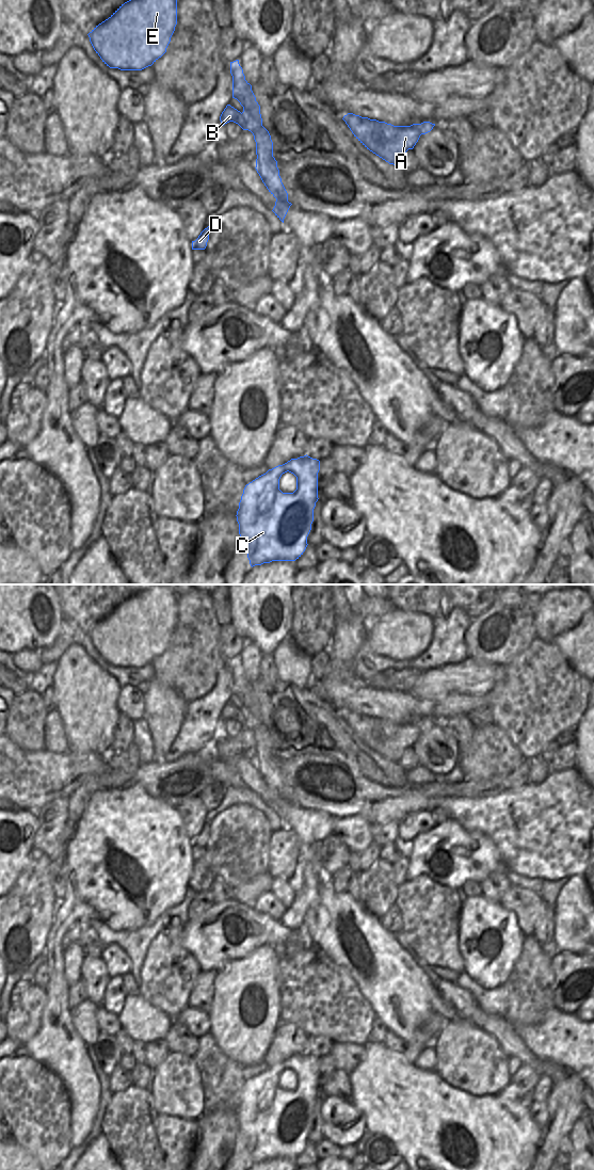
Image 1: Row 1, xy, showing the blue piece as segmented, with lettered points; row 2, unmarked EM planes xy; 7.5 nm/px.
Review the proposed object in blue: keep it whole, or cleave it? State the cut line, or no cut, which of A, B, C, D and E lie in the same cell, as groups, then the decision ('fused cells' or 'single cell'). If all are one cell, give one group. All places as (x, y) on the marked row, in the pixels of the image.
cut in xy along (243, 107), (251, 114), (260, 118); A B D / C E; fused cells

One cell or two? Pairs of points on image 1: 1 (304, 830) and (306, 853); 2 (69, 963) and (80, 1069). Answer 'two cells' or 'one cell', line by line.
1: two cells
2: two cells

